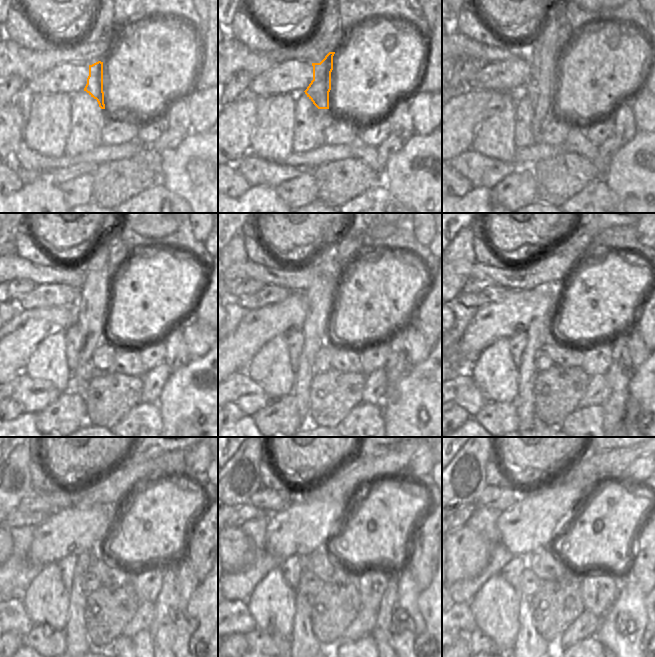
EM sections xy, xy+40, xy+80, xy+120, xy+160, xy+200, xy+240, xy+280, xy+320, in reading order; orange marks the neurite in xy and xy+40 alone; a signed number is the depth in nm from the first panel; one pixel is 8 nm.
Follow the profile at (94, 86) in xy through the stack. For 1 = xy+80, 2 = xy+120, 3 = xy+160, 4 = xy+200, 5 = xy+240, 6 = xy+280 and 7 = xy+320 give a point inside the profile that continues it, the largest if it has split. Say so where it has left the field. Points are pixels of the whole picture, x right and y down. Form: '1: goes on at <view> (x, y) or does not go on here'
1: goes on at xy+80 (543, 56)
2: goes on at xy+120 (93, 303)
3: goes on at xy+160 (319, 297)
4: goes on at xy+200 (538, 331)
5: goes on at xy+240 (75, 631)
6: goes on at xy+280 (303, 640)
7: goes on at xy+320 (528, 640)

